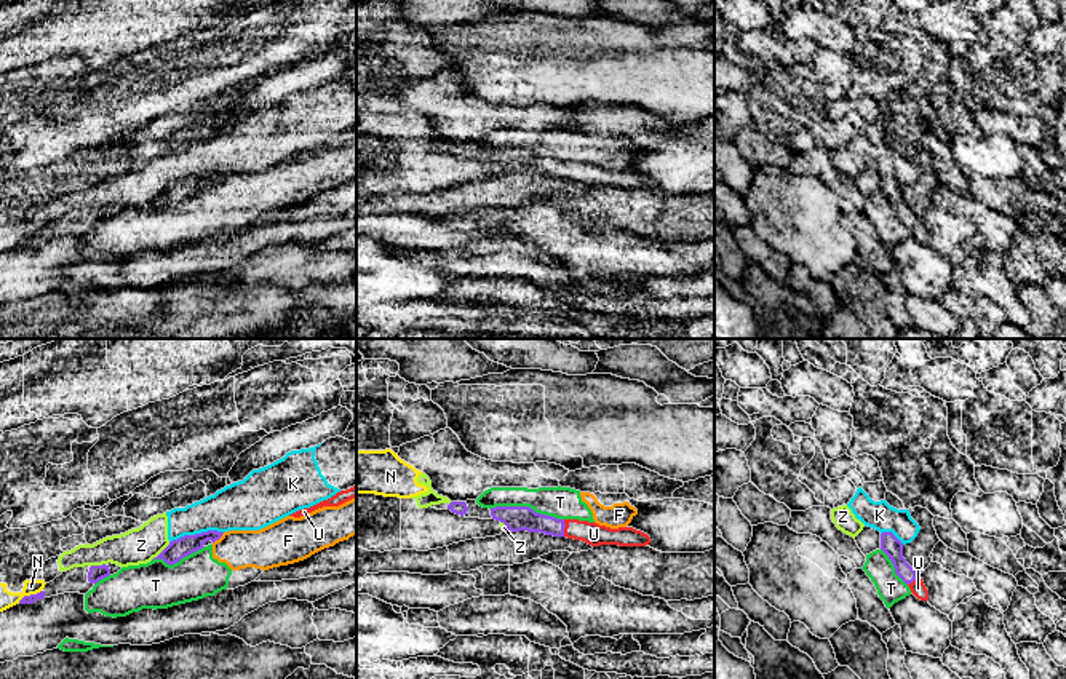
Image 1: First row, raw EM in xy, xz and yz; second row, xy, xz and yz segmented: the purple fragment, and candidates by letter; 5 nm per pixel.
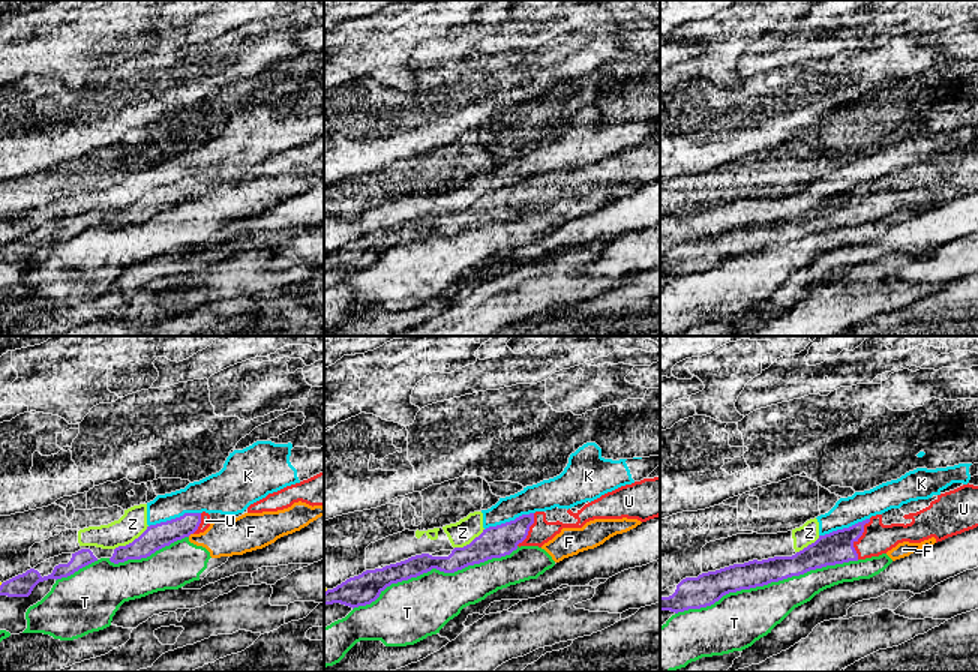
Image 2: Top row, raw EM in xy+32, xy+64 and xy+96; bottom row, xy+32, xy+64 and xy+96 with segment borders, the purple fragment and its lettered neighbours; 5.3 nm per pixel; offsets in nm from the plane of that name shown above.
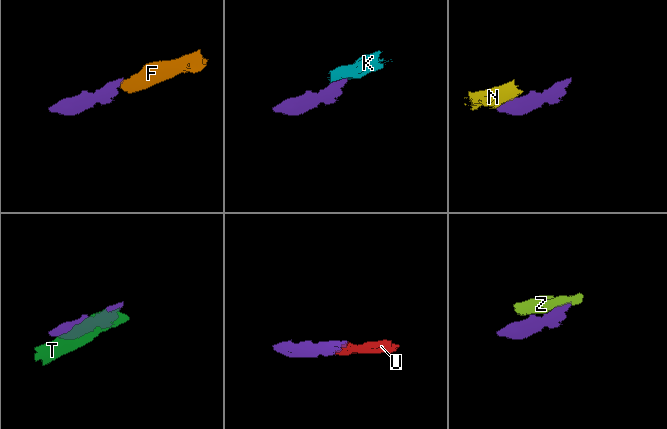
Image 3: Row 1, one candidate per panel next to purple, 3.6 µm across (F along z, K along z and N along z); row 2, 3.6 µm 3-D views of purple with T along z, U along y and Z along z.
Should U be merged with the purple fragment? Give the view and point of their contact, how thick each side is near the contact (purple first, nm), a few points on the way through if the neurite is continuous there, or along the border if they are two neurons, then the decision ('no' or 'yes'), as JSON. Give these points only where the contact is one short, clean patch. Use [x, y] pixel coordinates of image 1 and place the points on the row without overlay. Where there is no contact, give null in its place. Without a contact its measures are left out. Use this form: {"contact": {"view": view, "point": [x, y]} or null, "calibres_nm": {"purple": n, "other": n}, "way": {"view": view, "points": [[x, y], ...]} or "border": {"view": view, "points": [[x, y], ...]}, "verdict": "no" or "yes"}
{"contact": {"view": "xz", "point": [564, 168]}, "calibres_nm": {"purple": 130, "other": 120}, "way": {"view": "xz", "points": [[517, 160], [564, 168], [593, 176]]}, "verdict": "yes"}

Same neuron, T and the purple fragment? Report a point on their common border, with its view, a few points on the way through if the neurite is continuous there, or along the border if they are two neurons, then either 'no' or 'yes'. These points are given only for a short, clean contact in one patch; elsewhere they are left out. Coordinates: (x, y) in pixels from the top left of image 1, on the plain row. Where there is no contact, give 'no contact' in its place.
meets purple in xz at (526, 149); no

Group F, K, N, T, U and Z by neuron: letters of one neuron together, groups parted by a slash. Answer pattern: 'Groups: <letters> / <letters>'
Groups: F T / K N Z / U

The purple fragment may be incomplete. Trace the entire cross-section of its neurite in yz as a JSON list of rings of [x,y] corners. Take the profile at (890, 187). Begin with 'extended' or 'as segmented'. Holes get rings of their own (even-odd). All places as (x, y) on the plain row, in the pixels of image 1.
extended; [[[892,174],[881,176],[881,192],[889,198],[895,216],[909,228],[911,235],[921,243],[929,243],[929,232],[921,217],[903,200],[903,185]]]

